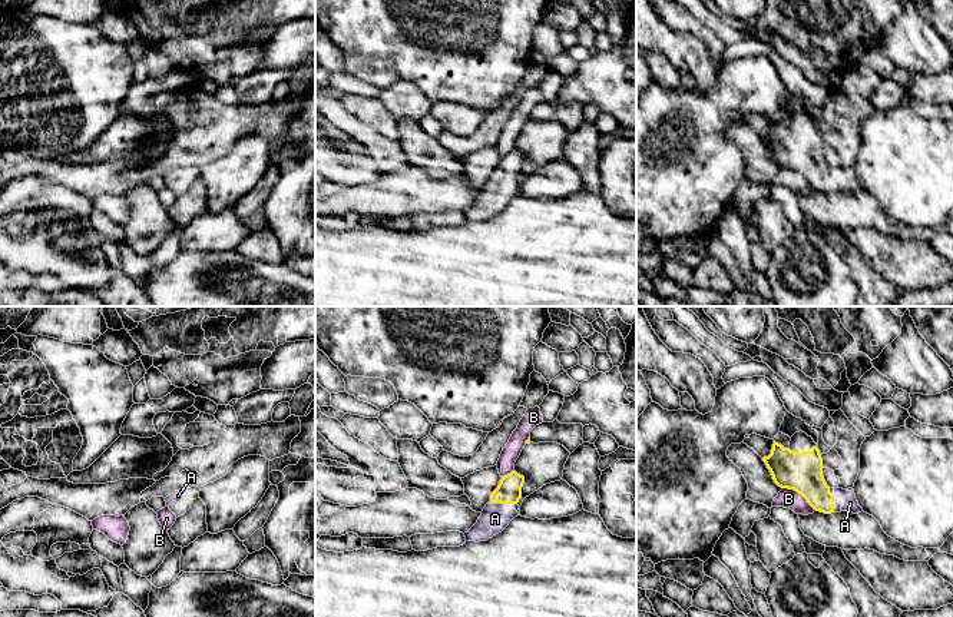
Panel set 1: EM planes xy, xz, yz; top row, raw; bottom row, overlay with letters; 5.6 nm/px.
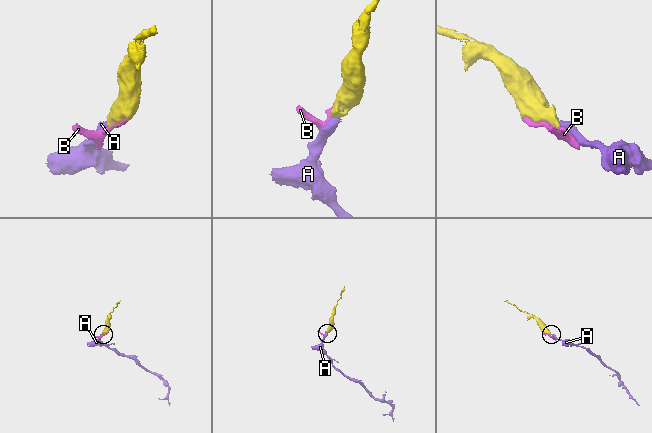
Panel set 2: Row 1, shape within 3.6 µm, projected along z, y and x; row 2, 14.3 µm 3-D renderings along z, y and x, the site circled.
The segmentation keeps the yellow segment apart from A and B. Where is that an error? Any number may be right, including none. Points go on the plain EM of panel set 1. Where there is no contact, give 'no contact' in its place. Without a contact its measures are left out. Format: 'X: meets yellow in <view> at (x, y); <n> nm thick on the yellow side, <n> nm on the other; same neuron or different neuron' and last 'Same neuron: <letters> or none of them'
A: meets yellow in xz at (502, 182); 140 nm thick on the yellow side, 160 nm on the other; same neuron
B: meets yellow in yz at (800, 172); 220 nm thick on the yellow side, 110 nm on the other; different neuron
Same neuron: A

